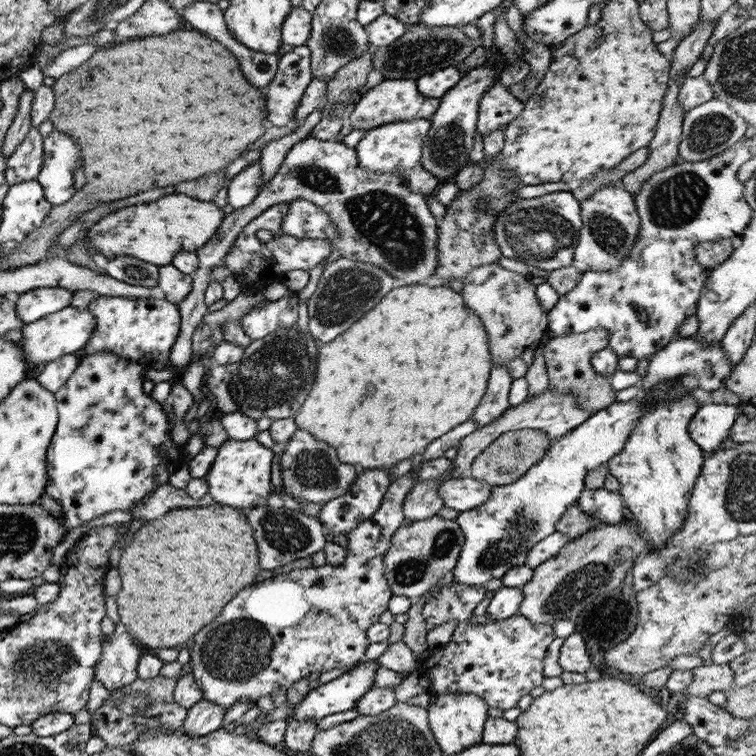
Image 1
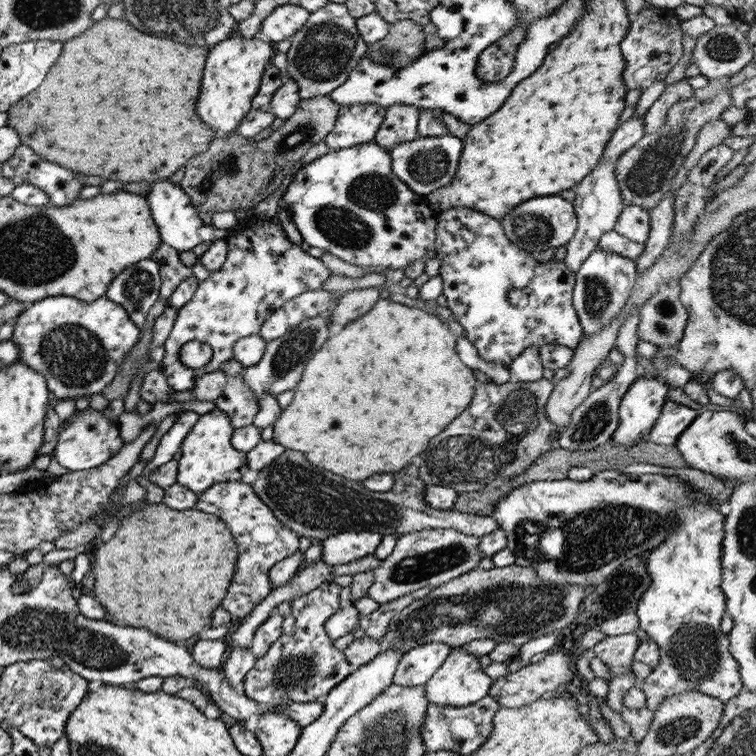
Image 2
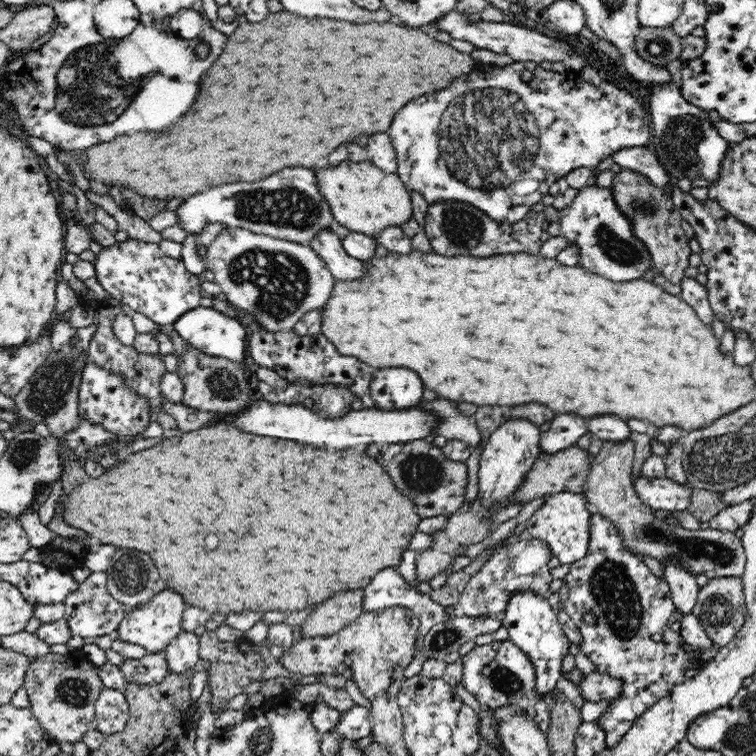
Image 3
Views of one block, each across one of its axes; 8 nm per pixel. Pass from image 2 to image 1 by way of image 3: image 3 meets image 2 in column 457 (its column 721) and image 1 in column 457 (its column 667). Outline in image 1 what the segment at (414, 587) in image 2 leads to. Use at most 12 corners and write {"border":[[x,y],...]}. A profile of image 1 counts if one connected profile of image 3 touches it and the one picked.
{"border":[[455,520],[407,522],[384,554],[394,596],[424,597],[457,564]]}

